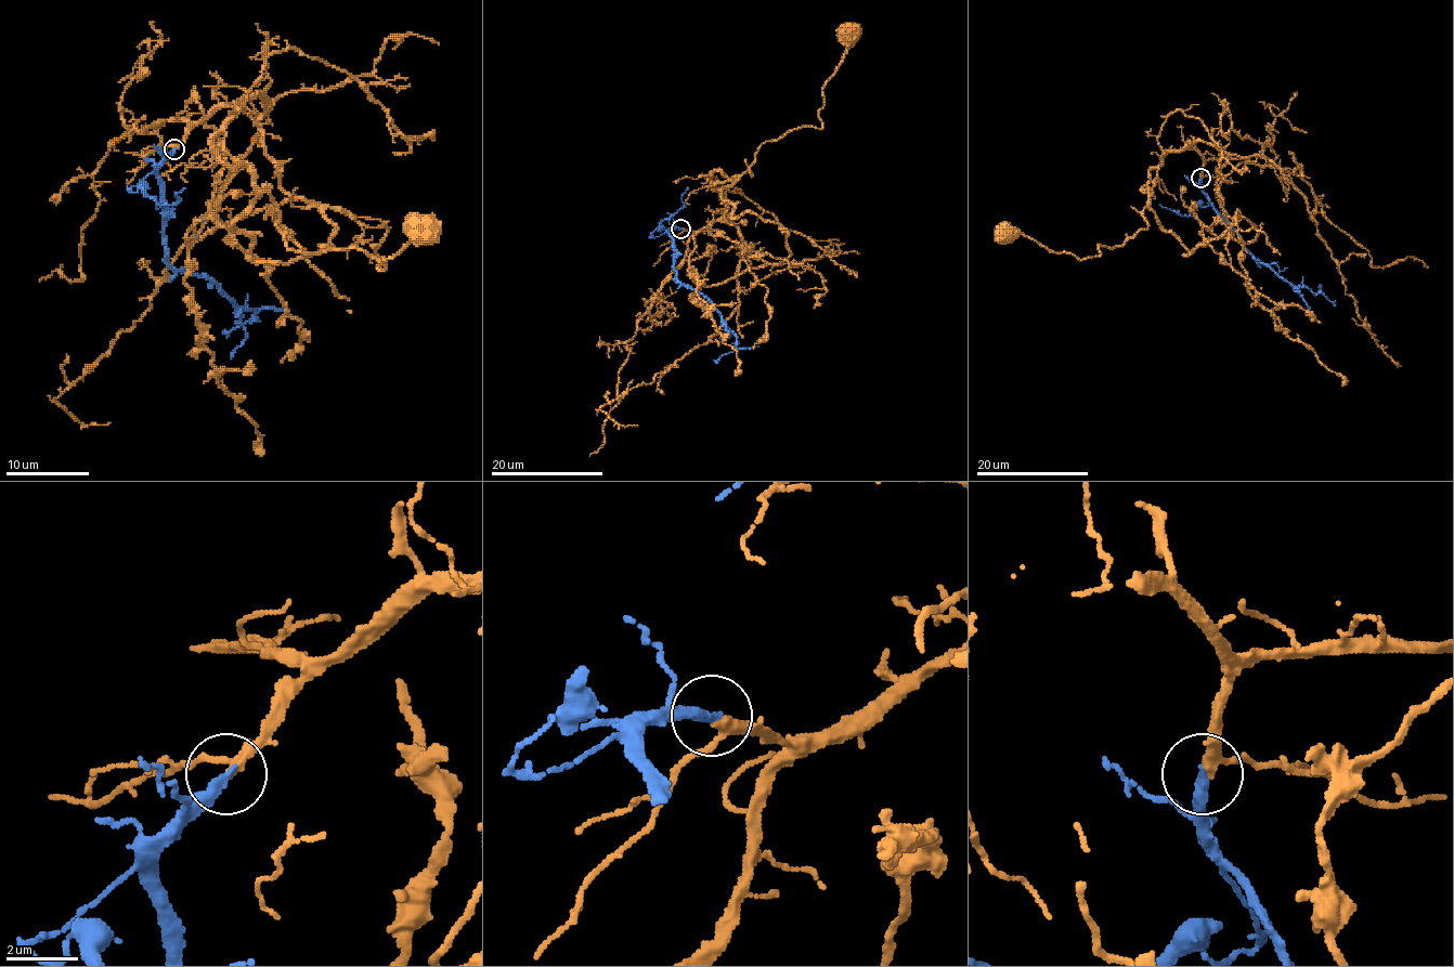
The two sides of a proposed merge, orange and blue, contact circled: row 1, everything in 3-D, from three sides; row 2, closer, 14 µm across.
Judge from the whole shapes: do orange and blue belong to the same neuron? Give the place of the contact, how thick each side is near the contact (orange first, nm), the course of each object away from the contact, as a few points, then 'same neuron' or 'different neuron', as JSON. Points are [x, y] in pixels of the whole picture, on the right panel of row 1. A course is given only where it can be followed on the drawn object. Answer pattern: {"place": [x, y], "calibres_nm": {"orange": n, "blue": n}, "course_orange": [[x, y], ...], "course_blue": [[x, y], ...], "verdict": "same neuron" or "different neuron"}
{"place": [1201, 178], "calibres_nm": {"orange": 240, "blue": 320}, "course_orange": [[1202, 178], [1196, 151], [1170, 151], [1143, 210], [1147, 226], [1099, 245], [1098, 257], [1051, 252], [1008, 233]], "course_blue": [[1199, 178], [1199, 188], [1255, 259], [1266, 263], [1293, 285], [1322, 293], [1335, 305]], "verdict": "same neuron"}

